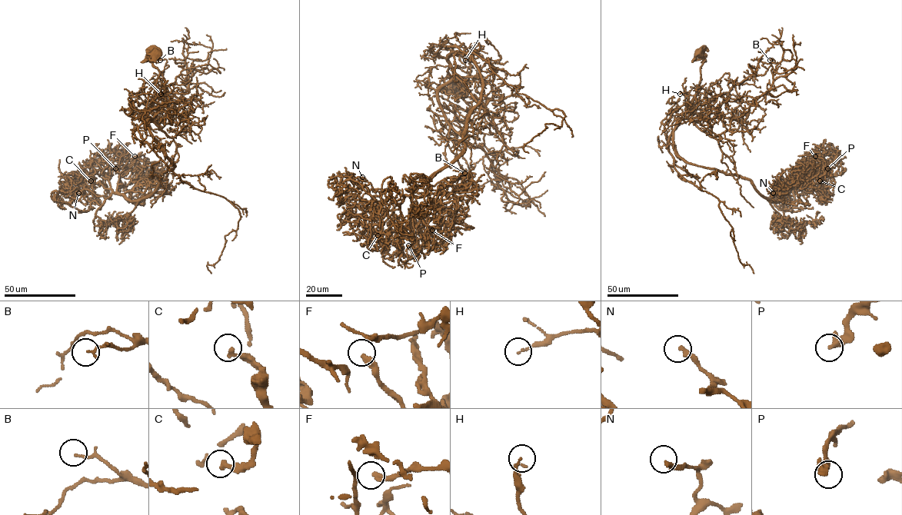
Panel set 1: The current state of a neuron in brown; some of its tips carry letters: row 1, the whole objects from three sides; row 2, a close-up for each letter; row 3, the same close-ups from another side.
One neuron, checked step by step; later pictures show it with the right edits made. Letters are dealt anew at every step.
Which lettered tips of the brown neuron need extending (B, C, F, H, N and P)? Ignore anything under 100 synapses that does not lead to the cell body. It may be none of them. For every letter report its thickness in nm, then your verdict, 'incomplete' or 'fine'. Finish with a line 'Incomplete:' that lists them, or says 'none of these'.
B: 130 nm thick; fine
C: 280 nm thick; fine
F: 260 nm thick; fine
H: 100 nm thick; fine
N: 240 nm thick; fine
P: 420 nm thick; fine
Incomplete: none of these

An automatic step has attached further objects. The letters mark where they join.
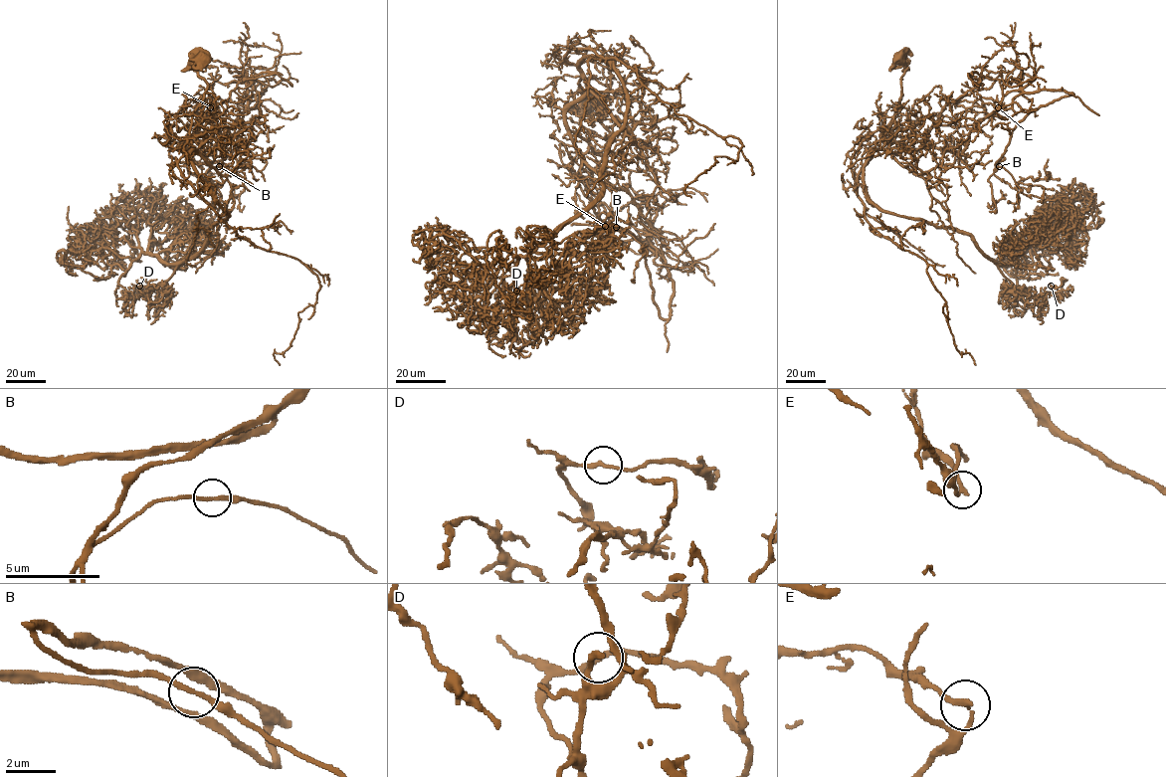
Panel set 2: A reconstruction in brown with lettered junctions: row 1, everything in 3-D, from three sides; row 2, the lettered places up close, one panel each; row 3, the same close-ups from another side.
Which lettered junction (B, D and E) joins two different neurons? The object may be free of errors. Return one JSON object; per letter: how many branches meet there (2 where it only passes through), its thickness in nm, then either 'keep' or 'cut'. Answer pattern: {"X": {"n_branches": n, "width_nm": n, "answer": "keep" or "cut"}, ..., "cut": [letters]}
{"B": {"n_branches": 2, "width_nm": 200, "answer": "keep"}, "D": {"n_branches": 2, "width_nm": 220, "answer": "keep"}, "E": {"n_branches": 2, "width_nm": 200, "answer": "cut"}, "cut": ["E"]}

